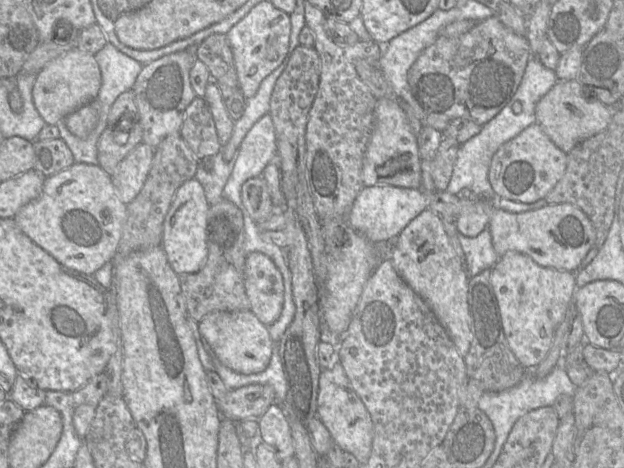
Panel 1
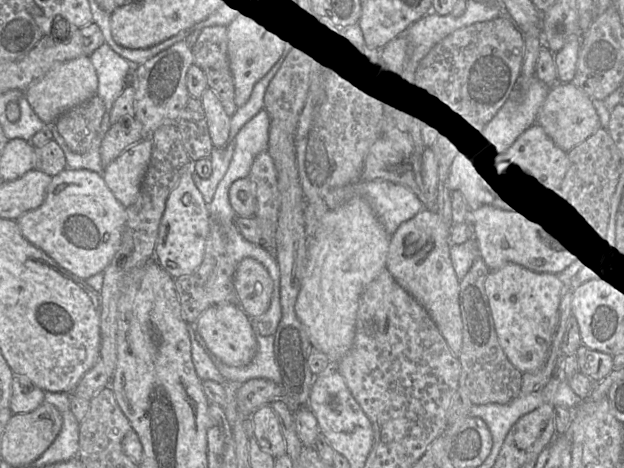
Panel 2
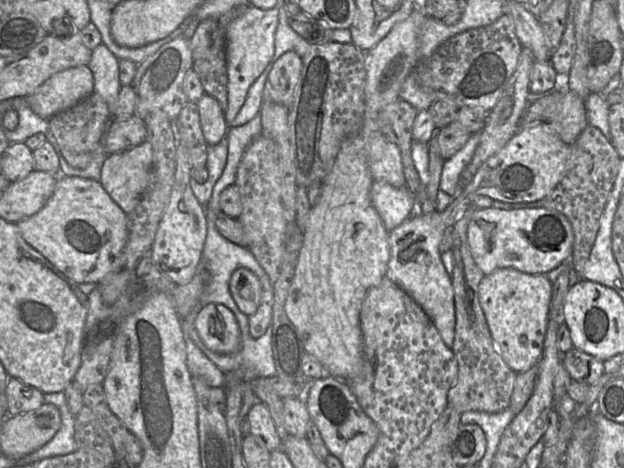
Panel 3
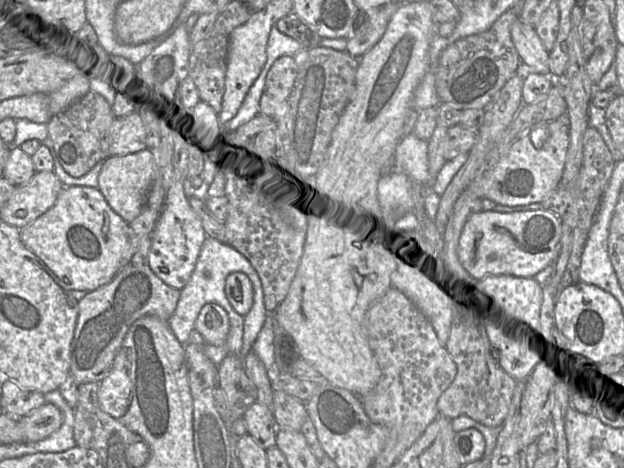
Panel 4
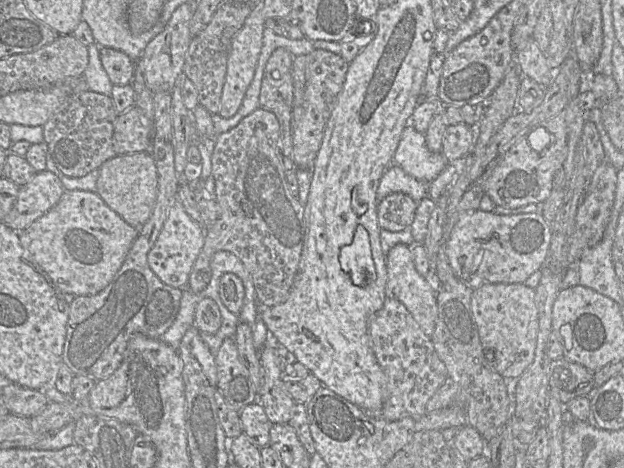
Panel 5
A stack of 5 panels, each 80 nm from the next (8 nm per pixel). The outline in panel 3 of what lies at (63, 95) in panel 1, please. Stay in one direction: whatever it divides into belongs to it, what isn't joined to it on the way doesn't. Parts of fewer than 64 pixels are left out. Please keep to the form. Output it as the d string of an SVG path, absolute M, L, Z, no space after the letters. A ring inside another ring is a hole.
M80 65L55 73L25 98L38 116L49 120L93 92L93 73L88 65Z

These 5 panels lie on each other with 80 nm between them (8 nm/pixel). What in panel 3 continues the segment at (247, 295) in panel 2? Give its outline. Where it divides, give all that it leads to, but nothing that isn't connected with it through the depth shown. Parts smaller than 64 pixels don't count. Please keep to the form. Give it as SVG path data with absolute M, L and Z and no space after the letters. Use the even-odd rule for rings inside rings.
M237 268L229 282L231 295L239 310L253 315L261 302L262 286L259 278L248 268Z

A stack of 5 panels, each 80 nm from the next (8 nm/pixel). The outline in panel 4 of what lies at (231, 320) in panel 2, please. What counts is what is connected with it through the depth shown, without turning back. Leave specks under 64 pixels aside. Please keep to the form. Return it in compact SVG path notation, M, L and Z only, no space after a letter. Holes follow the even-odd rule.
M207 303L199 312L195 329L205 342L215 346L223 345L230 329L229 316L220 305Z

